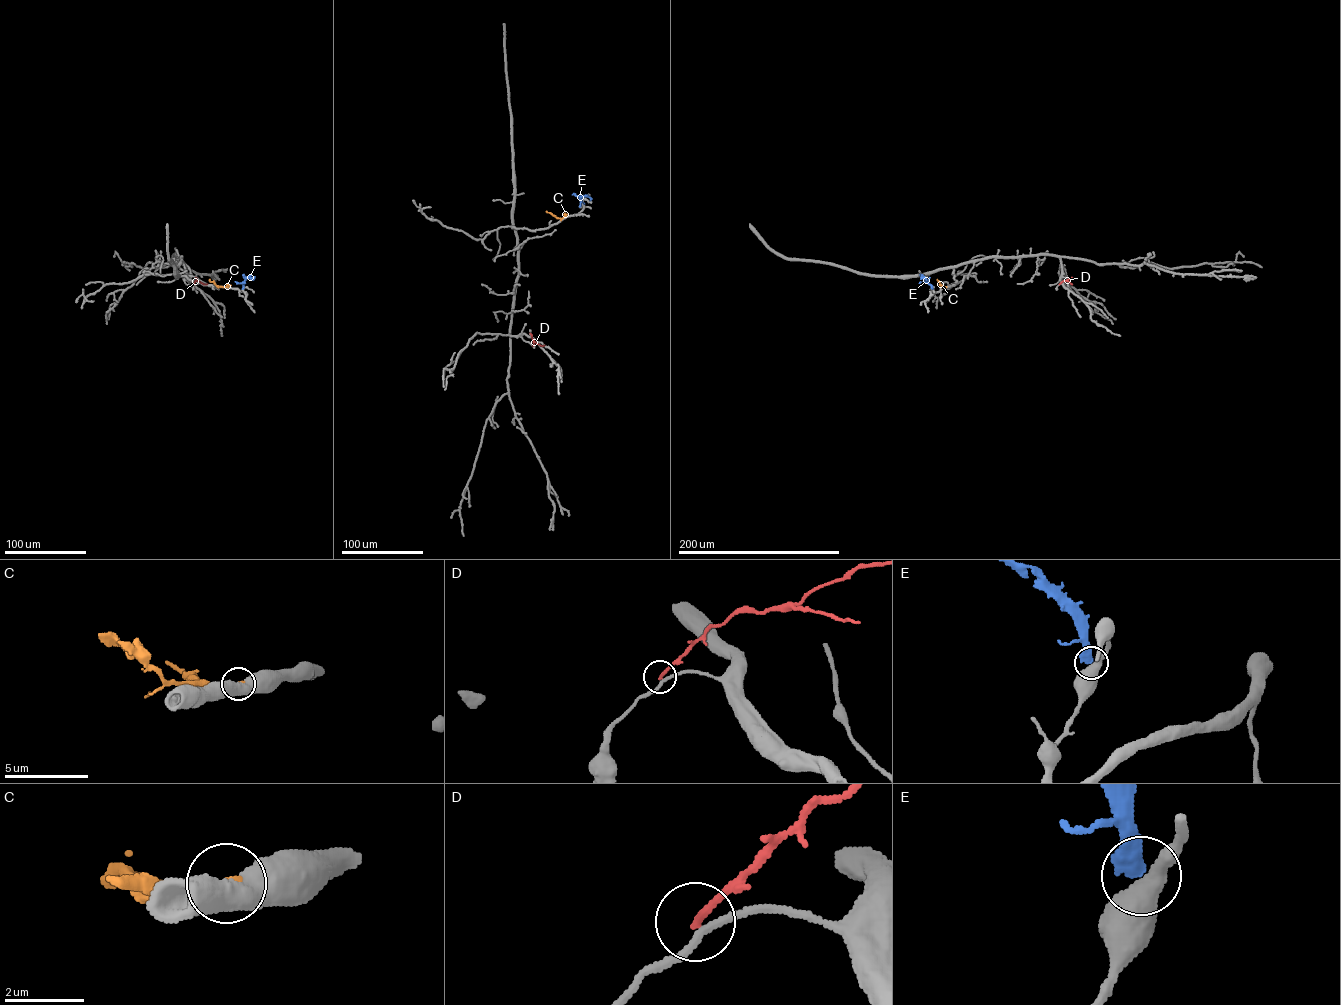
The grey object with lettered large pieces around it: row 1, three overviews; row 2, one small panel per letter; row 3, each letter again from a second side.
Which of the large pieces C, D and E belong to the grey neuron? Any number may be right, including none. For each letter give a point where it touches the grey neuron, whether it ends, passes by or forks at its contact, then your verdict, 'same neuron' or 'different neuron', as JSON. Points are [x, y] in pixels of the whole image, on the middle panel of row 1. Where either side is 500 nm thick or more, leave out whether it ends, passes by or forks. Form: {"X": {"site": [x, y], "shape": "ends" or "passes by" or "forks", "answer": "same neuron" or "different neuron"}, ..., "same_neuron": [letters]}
{"C": {"site": [561, 220], "answer": "different neuron"}, "D": {"site": [530, 333], "shape": "ends", "answer": "different neuron"}, "E": {"site": [579, 206], "answer": "different neuron"}, "same_neuron": []}

